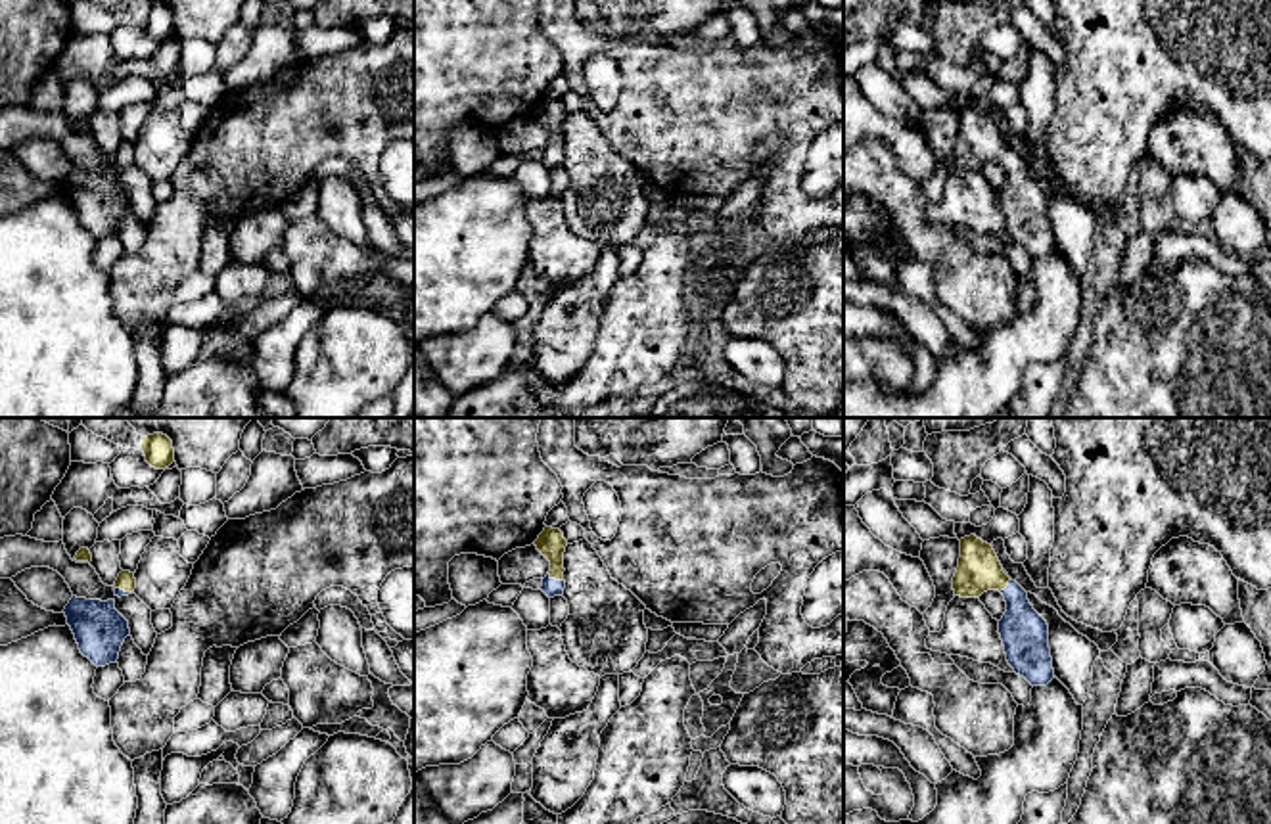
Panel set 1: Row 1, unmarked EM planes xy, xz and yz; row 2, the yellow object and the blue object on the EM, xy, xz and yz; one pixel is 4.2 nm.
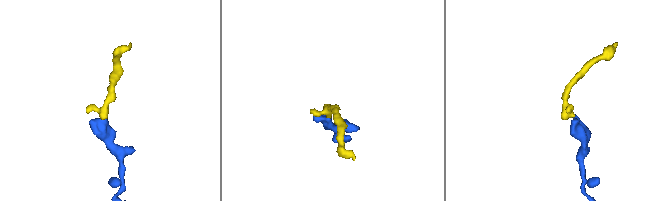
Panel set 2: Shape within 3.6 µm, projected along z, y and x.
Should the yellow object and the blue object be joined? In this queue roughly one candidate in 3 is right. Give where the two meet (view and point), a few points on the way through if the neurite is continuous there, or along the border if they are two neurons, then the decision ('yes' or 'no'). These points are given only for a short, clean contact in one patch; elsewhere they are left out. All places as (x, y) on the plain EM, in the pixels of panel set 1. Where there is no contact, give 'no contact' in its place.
meets yellow in xz at (556, 150); runs through xz (551, 114), (556, 129), (556, 150), (551, 158); yes

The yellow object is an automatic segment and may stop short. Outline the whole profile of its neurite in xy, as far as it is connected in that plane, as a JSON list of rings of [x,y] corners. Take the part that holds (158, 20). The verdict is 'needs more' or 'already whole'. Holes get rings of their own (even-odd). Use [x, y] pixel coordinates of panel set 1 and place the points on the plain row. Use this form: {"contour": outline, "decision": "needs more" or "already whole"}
{"contour": [[[163,4],[142,8],[142,23],[155,40],[165,40],[174,33],[173,11]]], "decision": "already whole"}

